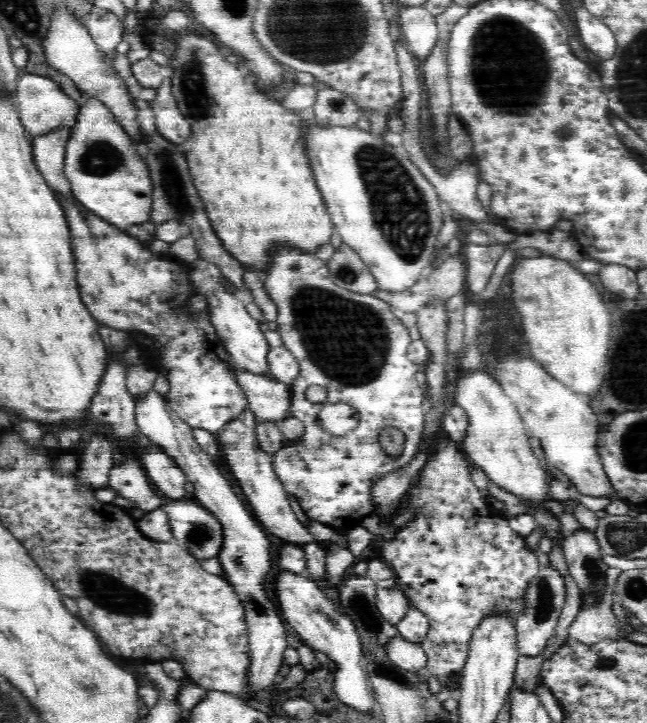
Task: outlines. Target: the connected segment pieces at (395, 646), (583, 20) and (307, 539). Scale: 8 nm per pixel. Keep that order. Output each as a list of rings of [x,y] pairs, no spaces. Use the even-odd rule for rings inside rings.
[[[400,634],[385,644],[387,658],[399,668],[410,672],[421,672],[427,666],[427,658],[421,643],[406,641]]]
[[[572,1],[571,3],[580,41],[602,60],[612,58],[617,50],[617,40],[613,31],[582,4],[575,6]]]
[[[247,409],[240,419],[224,425],[216,434],[217,442],[220,442],[222,446],[232,446],[232,448],[221,448],[221,452],[224,452],[226,462],[230,462],[230,470],[234,478],[240,480],[240,488],[252,508],[252,515],[256,516],[256,520],[266,528],[266,532],[278,536],[278,539],[288,540],[288,543],[292,542],[292,545],[299,548],[314,543],[314,536],[294,515],[292,504],[288,501],[282,483],[275,476],[274,466],[272,466],[273,457],[259,448],[255,432],[257,424],[254,413]]]

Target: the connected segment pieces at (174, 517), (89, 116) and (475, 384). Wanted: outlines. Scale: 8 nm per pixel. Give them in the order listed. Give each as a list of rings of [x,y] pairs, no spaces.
[[[164,500],[162,506],[168,514],[172,538],[188,547],[198,561],[220,554],[224,533],[214,514],[191,500]]]
[[[82,99],[78,104],[79,111],[75,117],[75,125],[71,128],[70,138],[66,143],[63,172],[70,182],[73,197],[94,214],[100,216],[111,225],[124,231],[128,226],[150,221],[152,200],[152,182],[150,170],[144,164],[144,145],[138,145],[130,137],[125,127],[114,118],[113,111],[101,99]]]
[[[459,370],[454,377],[456,390],[454,400],[464,408],[469,417],[468,434],[461,441],[470,460],[488,476],[489,482],[498,484],[502,490],[532,502],[551,500],[546,483],[547,472],[534,457],[528,436],[515,402],[508,397],[496,379],[484,371]]]

